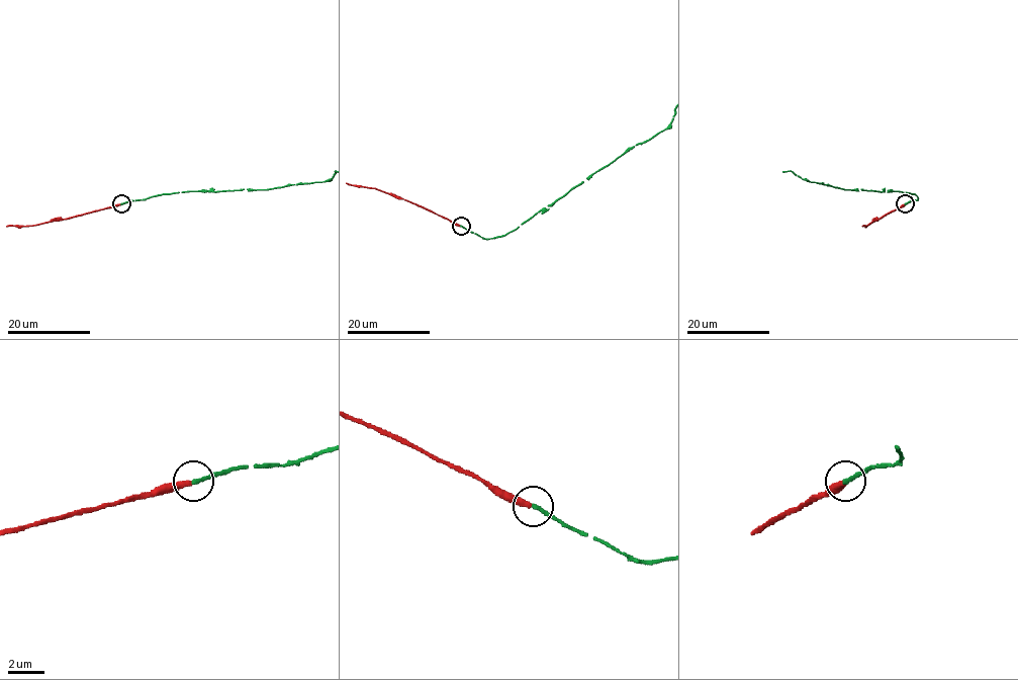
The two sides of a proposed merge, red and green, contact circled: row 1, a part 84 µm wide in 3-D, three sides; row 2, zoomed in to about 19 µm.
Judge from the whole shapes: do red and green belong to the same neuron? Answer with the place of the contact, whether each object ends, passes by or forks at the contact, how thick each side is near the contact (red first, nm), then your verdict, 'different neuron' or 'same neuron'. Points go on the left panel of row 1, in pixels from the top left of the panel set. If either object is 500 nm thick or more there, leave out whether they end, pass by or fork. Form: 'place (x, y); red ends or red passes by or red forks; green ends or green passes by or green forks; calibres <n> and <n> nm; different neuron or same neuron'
place (121, 203); red ends; green ends; calibres 320 and 220 nm; same neuron

